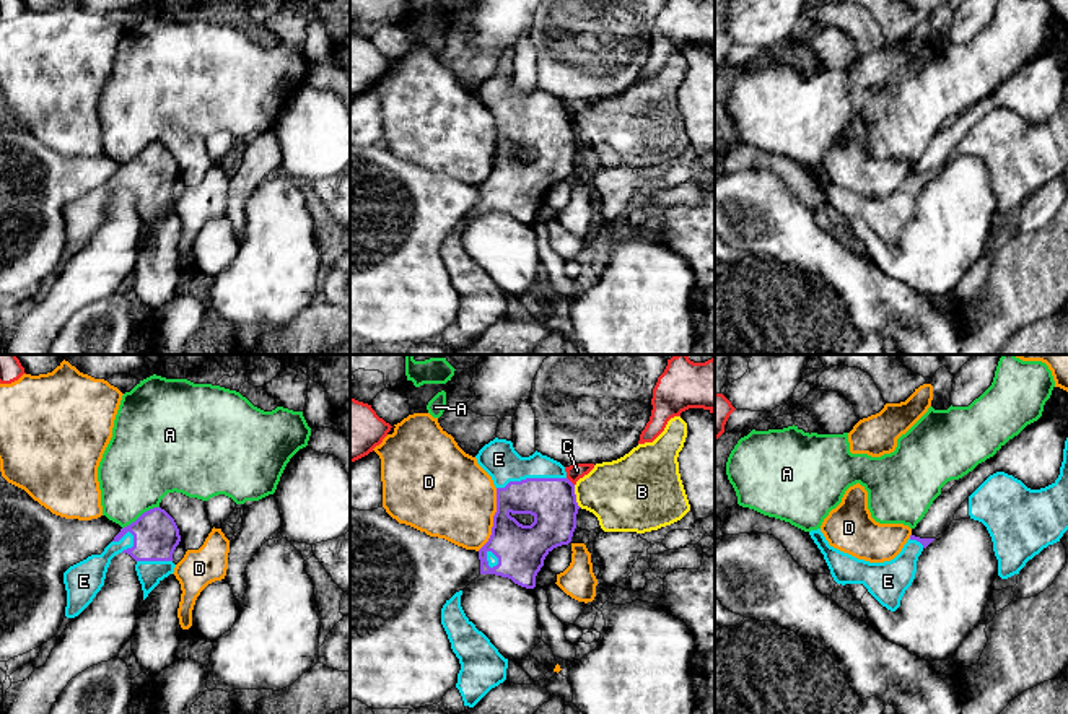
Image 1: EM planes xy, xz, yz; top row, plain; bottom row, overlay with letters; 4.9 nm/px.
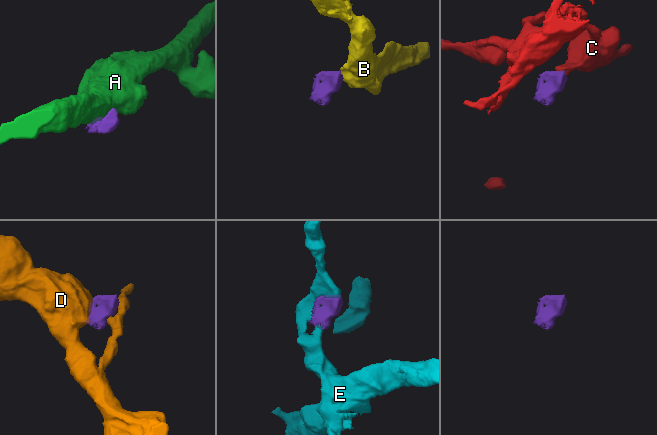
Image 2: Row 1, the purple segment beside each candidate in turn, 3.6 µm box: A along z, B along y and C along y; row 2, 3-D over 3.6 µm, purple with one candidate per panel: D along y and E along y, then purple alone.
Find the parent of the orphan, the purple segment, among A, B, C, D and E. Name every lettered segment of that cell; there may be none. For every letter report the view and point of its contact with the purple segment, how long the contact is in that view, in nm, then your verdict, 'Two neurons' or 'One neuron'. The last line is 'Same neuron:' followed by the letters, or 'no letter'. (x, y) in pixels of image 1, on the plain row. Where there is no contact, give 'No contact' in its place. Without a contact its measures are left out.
A: Touches purple at xy (142, 150). Shared border 220 nm. Two neurons
B: Touches purple at xz (575, 132). Shared border 120 nm. Two neurons
C: Touches purple at xz (570, 117). Shared border 60 nm. Two neurons
D: Touches purple at xz (494, 155). Shared border 320 nm. Two neurons
E: Touches purple at xz (531, 114). Shared border 340 nm. One neuron
Same neuron: E

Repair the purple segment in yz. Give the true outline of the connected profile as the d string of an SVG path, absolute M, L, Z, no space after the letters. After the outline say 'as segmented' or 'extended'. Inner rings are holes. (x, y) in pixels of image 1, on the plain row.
M821 164L811 166L809 171L824 190L837 220L863 220L891 247L900 242L905 226L915 215L918 192L934 176L910 171L894 195L869 198L830 182Z; extended

